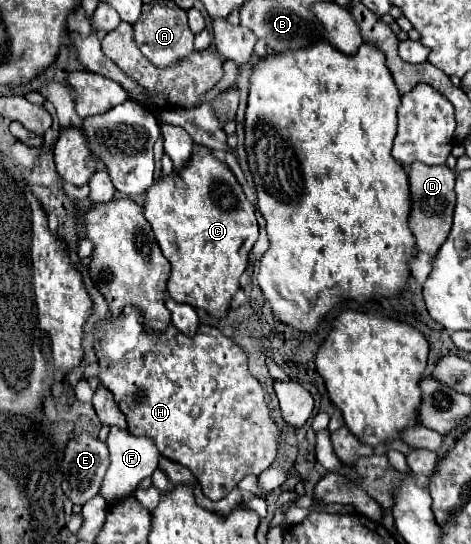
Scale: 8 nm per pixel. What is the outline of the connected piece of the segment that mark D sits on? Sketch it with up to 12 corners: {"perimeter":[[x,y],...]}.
{"perimeter":[[407,166],[409,228],[435,258],[455,208],[455,172]]}

